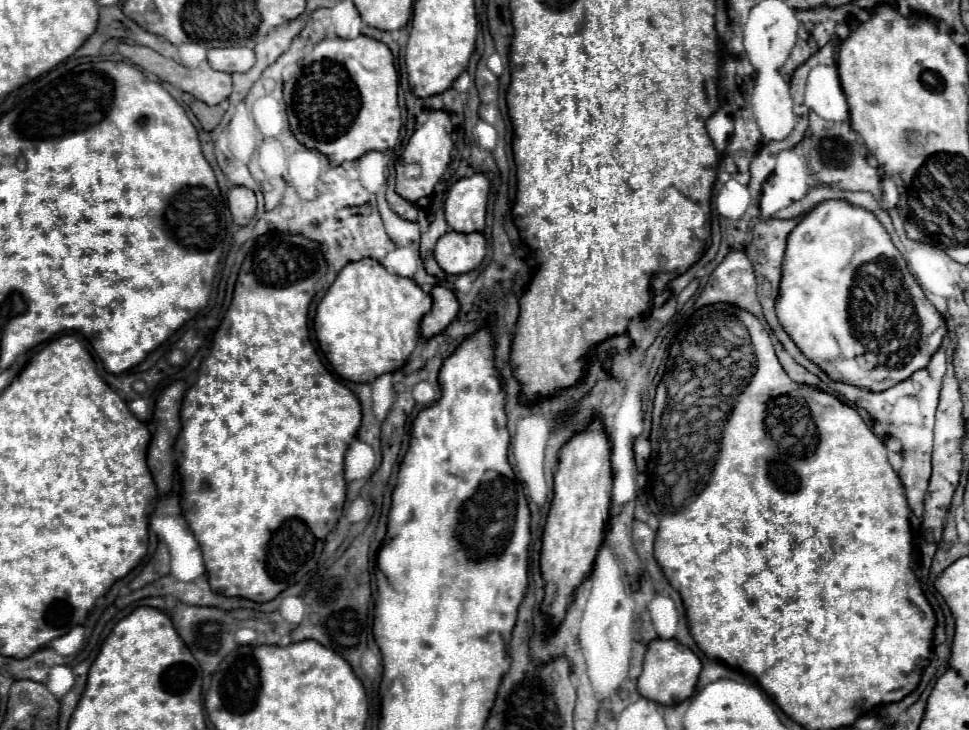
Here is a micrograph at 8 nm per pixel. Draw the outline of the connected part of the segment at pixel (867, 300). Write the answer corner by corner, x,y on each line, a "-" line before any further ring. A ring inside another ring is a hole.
827,200
821,202
817,208
813,208
813,212
809,212
789,234
787,240
787,250
785,250
785,260
783,260
783,278
781,278
781,292
777,296
777,318
781,320
781,326
785,328
785,332
791,336
791,340
797,344
797,348
813,362
817,364
831,380
835,382
843,382
843,384
851,384
851,386
859,386
859,388
869,388
869,382
875,382
875,386
883,386
887,382
903,382
907,378
911,378
915,372
919,372
921,368
927,368
931,356
939,350
941,342
947,336
947,328
945,328
945,320
943,316
937,312
937,308
925,298
923,290
919,288
919,284
915,282
915,278
909,274
907,264
901,256
901,252
893,246
889,234
885,232
885,228
879,224
879,220
871,214
865,212
863,208
853,208
849,202
843,200

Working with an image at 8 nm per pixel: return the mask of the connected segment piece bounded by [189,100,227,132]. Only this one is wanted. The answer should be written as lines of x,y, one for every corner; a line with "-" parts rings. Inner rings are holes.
191,100
191,104
189,104
189,108
193,110
193,114
197,116
197,120
201,122
201,128
205,130
205,132
211,132
211,130
215,130
217,128
217,124
221,122
221,118
223,118
223,114
225,114
225,108
227,104
217,104
217,106
207,106
205,102
201,102
201,100

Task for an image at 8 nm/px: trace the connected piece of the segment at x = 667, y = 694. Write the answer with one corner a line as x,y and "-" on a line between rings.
653,640
645,652
643,672
637,680
637,690
643,698
653,700
663,706
673,706
685,702
697,688
701,674
701,660
677,640

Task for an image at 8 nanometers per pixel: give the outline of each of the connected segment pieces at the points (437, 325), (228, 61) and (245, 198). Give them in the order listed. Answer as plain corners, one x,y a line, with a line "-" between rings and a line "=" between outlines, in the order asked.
435,286
431,290
431,298
433,298
433,308
421,320
421,334
425,338
431,338
431,336
443,332
447,328
447,324
459,312
459,302
457,302
457,296
453,294
453,290
445,288
445,286
=
211,48
207,60
219,72
249,72
255,64
255,52
251,48
=
233,186
227,194
229,198
229,210
231,210
231,216
233,220
239,224
239,226
245,226
249,224
249,220
253,218
255,210
257,210
257,200
255,200
255,194
245,188
245,186

